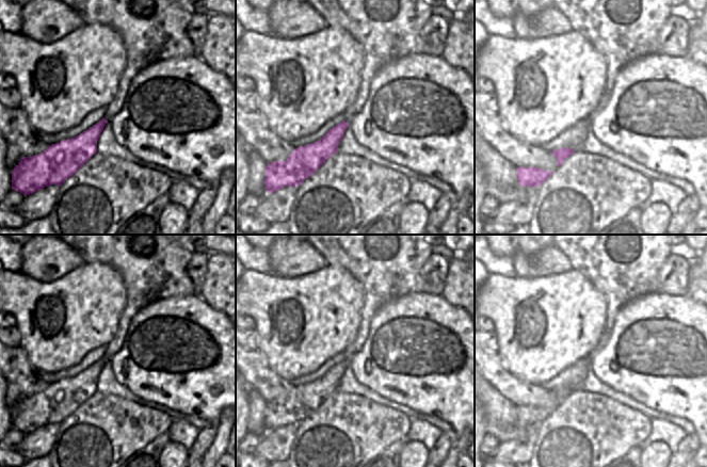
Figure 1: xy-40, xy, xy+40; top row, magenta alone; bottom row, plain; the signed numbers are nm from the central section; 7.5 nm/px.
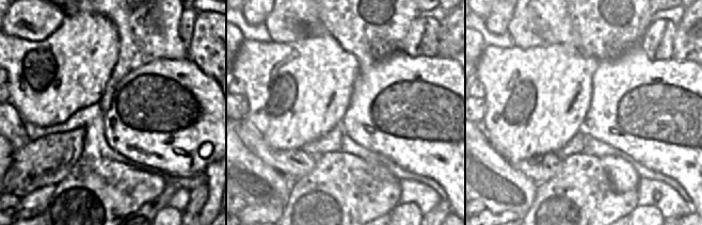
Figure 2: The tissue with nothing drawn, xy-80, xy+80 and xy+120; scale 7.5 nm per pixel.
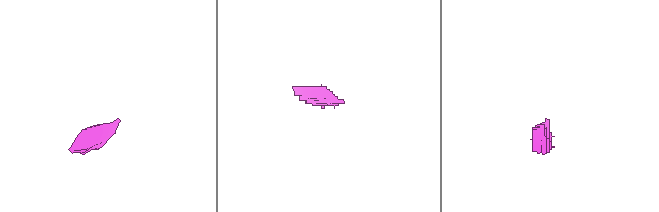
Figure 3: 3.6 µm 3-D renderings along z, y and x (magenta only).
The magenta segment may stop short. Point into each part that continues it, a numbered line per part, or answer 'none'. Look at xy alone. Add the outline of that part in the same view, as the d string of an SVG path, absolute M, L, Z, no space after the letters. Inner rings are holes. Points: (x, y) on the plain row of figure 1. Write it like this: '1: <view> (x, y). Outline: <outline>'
1: xy (388, 267). Outline: M306 235L306 241L323 256L327 265L348 270L366 292L357 337L344 350L344 359L350 364L361 350L370 322L384 304L409 293L423 293L421 269L432 255L432 245L428 235Z

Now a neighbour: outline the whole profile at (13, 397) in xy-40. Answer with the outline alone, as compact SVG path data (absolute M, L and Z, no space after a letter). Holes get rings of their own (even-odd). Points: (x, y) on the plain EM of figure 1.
M7 383L5 403L11 412L18 404L20 398L20 388L13 383Z

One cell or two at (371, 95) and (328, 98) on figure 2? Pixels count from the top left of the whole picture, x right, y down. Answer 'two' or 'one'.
two

